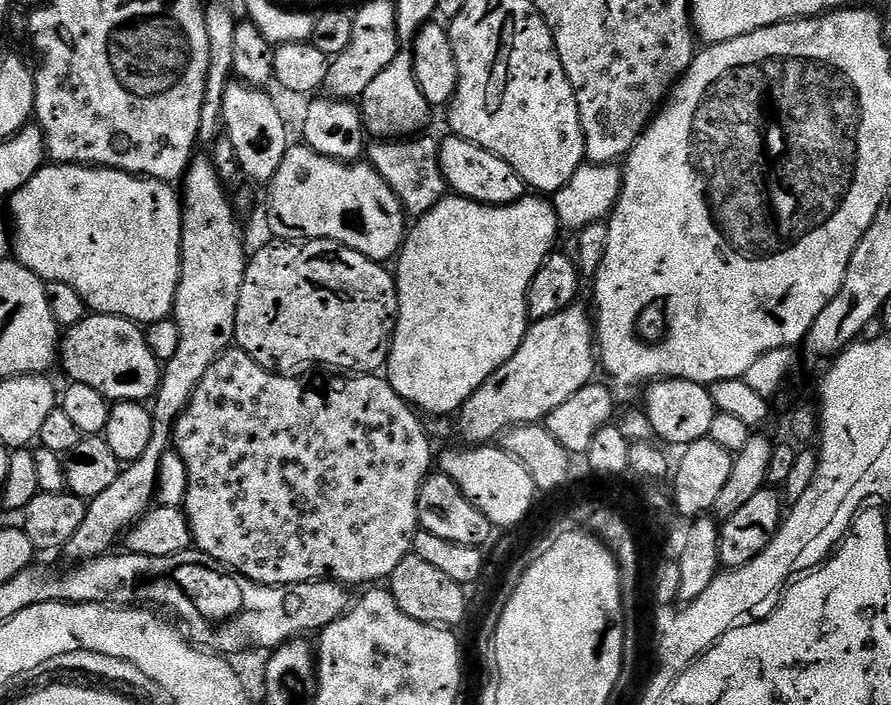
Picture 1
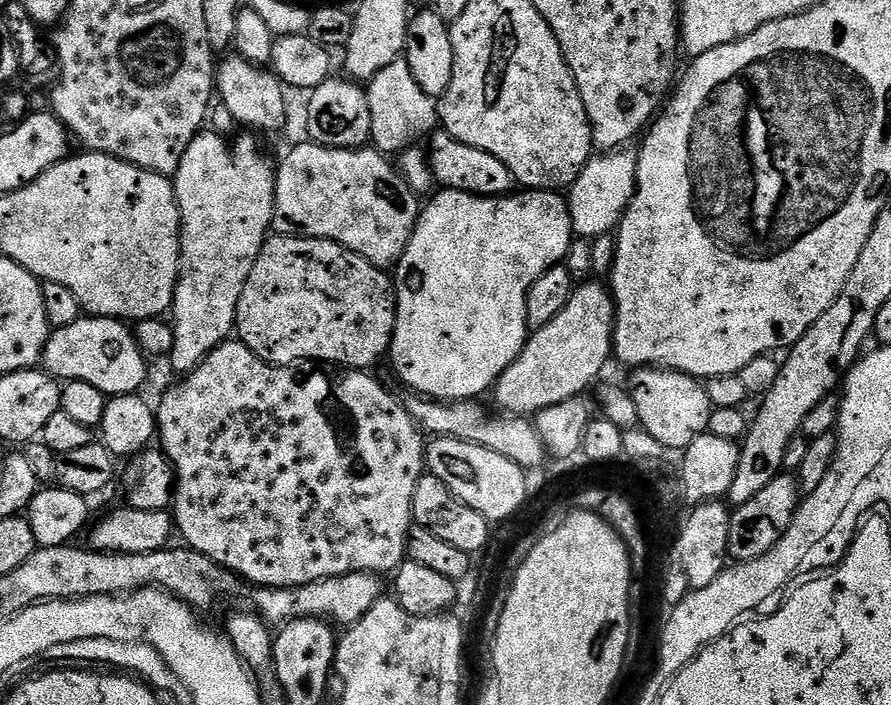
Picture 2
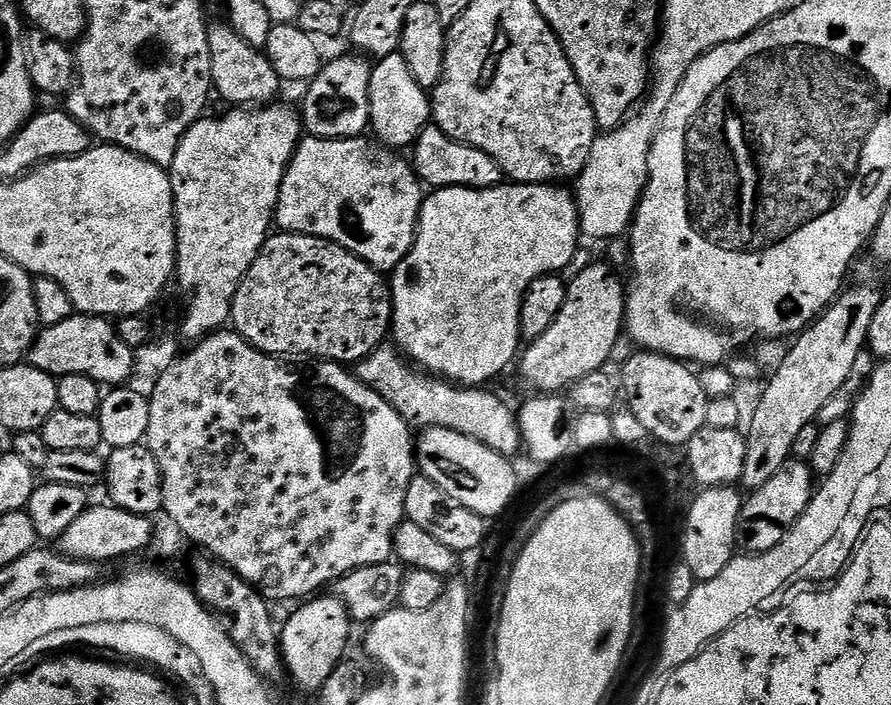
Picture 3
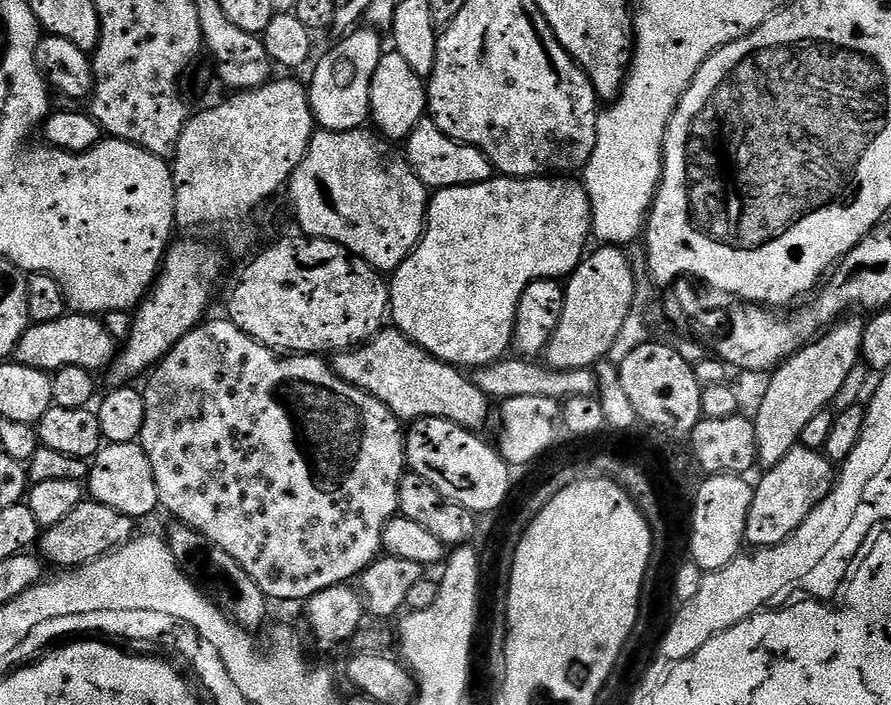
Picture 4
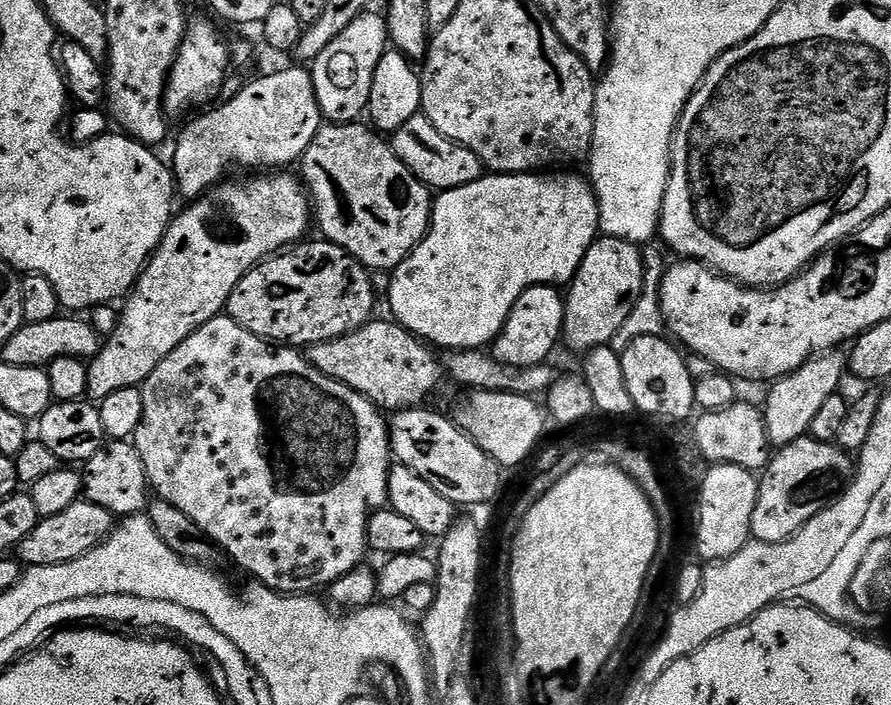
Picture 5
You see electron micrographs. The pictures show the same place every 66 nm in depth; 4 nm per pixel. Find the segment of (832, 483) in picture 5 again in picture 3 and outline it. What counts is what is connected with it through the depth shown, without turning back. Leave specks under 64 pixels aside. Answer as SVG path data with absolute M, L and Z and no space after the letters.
M791 459L787 464L766 482L766 486L755 489L752 496L743 501L738 514L738 526L736 527L736 546L741 553L755 554L774 550L778 542L782 542L785 530L795 524L796 519L808 508L814 491L814 473L803 460Z

